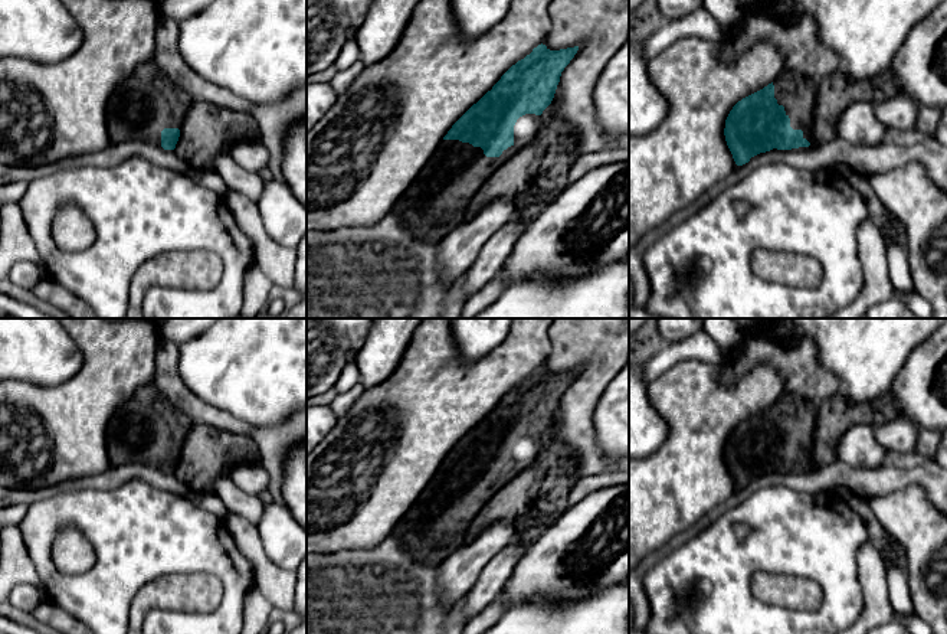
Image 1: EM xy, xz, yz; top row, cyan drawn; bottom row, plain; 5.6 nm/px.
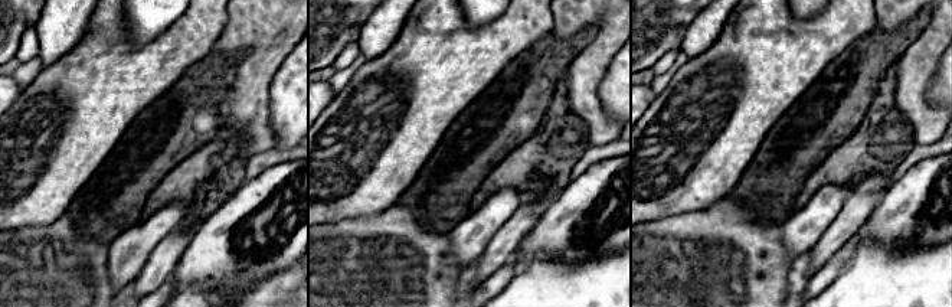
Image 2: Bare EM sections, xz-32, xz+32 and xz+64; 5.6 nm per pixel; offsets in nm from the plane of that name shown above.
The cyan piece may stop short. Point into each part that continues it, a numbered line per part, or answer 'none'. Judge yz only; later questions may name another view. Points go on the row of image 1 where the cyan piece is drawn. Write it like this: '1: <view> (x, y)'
1: yz (798, 94)

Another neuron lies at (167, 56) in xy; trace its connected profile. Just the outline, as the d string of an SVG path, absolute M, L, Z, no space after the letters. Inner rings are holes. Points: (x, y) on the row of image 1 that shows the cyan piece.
M161 16L157 24L153 62L176 88L189 94L193 101L204 101L222 108L229 108L239 117L248 115L253 108L252 101L206 81L186 63L178 50L178 24L166 16Z

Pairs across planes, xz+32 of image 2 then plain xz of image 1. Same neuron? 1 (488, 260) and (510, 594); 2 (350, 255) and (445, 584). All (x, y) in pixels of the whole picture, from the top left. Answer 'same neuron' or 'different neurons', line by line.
1: different neurons
2: different neurons

